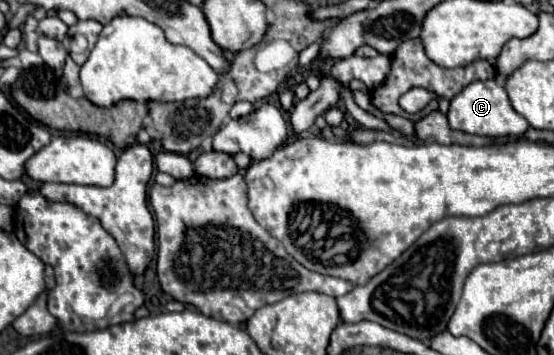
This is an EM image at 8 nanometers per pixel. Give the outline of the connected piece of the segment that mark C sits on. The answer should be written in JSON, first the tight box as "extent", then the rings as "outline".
{"extent":[447,81,529,137],"outline":[[[473,81],[459,95],[451,99],[451,107],[447,113],[449,125],[457,131],[483,135],[483,137],[501,137],[501,135],[523,135],[529,129],[525,117],[521,117],[509,103],[507,91],[495,81]]]}

